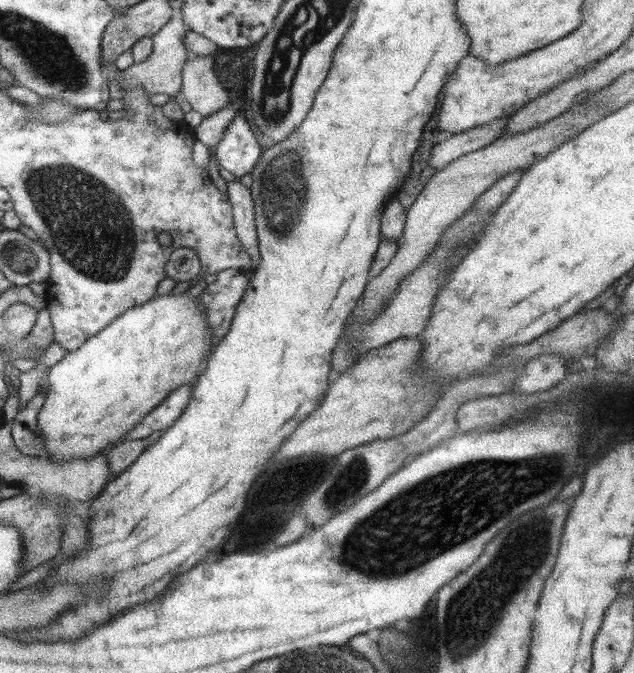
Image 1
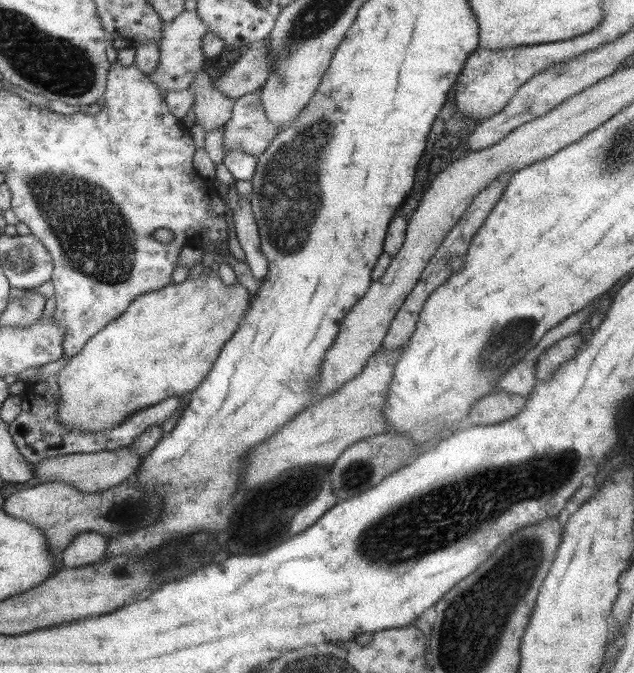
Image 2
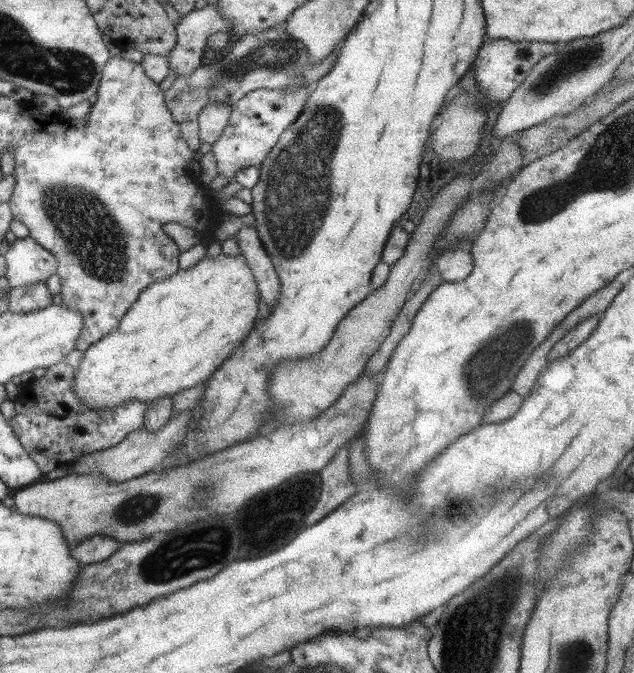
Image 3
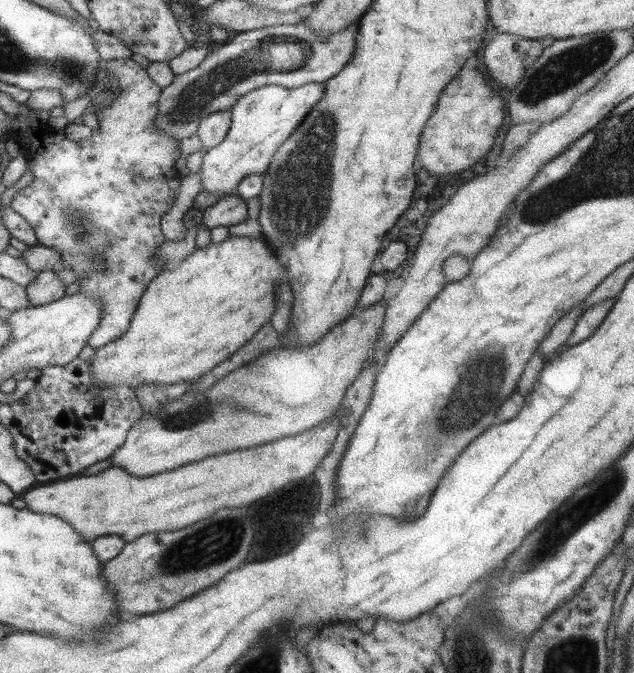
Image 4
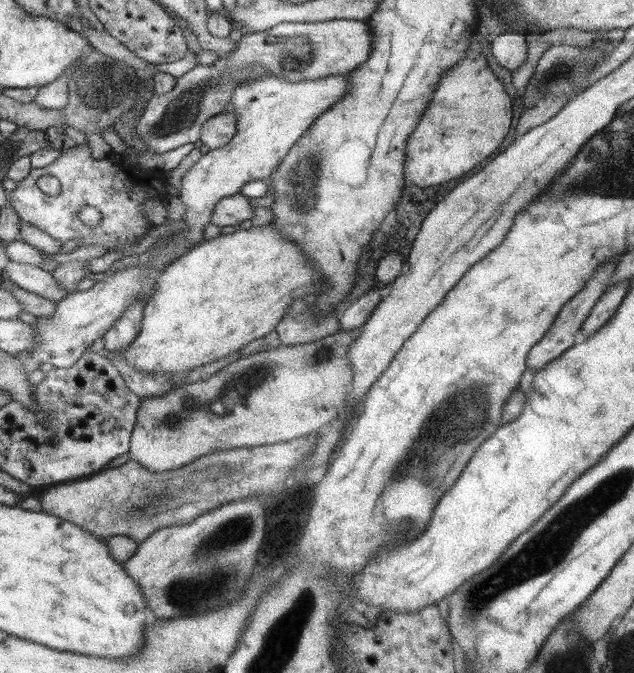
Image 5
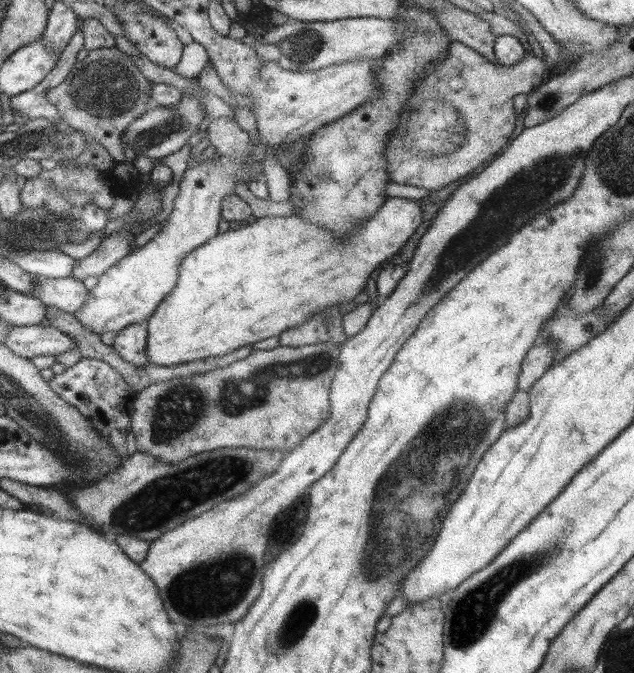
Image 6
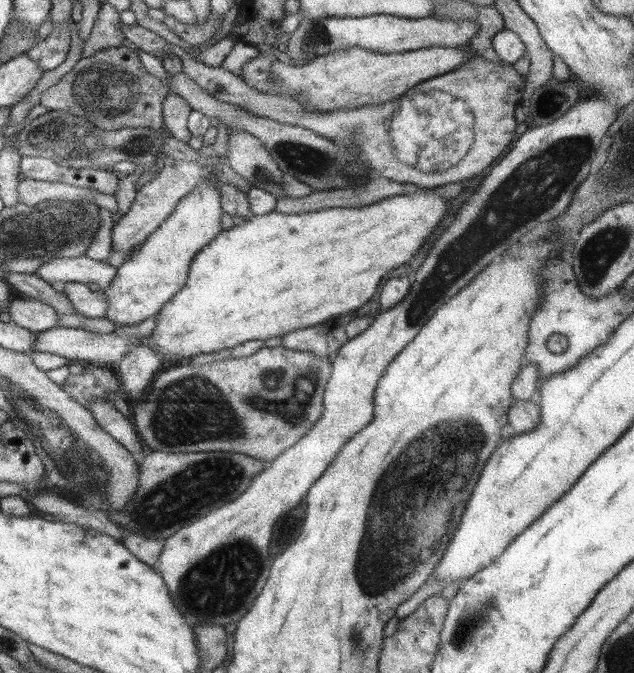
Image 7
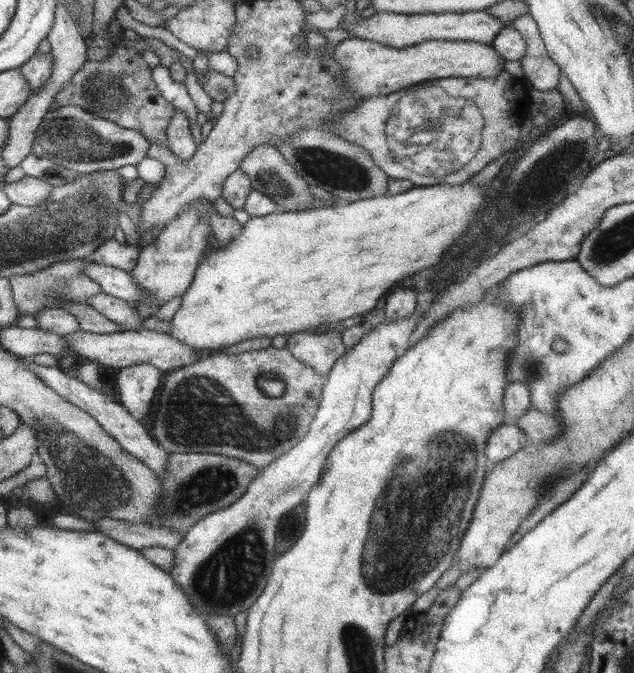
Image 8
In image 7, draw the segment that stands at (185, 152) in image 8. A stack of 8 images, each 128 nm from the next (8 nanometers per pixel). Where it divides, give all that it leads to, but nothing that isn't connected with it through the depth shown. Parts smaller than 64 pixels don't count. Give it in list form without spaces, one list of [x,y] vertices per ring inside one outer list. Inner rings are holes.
[[[169,91],[164,98],[163,117],[165,126],[172,132],[176,140],[187,143],[192,138],[192,133],[186,123],[192,107],[180,95]]]

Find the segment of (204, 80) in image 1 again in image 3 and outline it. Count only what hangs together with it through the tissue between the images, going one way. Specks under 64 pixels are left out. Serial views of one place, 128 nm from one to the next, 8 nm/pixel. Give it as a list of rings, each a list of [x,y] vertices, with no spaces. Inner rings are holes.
[[[210,102],[197,118],[201,142],[213,145],[228,126],[232,107],[226,102]]]

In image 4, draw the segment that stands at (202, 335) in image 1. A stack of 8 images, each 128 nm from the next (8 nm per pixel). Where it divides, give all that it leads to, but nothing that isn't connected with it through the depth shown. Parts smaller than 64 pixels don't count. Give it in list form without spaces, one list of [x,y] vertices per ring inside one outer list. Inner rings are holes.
[[[232,234],[230,238],[227,238],[219,244],[210,243],[206,248],[200,248],[200,250],[194,250],[190,256],[187,256],[178,268],[164,269],[156,275],[150,284],[146,287],[142,298],[139,301],[138,309],[134,314],[132,322],[130,322],[130,328],[124,332],[123,336],[108,342],[106,346],[96,349],[96,354],[90,362],[90,371],[92,371],[92,377],[94,377],[94,383],[100,385],[100,387],[112,387],[112,385],[126,385],[136,390],[136,387],[144,385],[146,383],[158,383],[158,384],[178,384],[184,381],[197,380],[202,377],[206,372],[212,370],[214,366],[224,362],[226,358],[230,358],[234,352],[240,347],[244,346],[255,334],[266,324],[271,322],[272,316],[275,314],[276,302],[274,299],[274,288],[284,282],[286,284],[286,267],[280,265],[278,257],[275,252],[269,246],[269,243],[262,238],[248,238],[246,235]]]

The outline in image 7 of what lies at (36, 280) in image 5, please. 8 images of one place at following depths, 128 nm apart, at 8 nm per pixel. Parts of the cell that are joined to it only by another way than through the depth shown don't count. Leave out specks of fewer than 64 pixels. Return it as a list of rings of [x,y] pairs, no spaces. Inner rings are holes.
[[[66,282],[56,286],[70,297],[79,315],[90,319],[106,317],[109,305],[102,290],[80,282]]]

